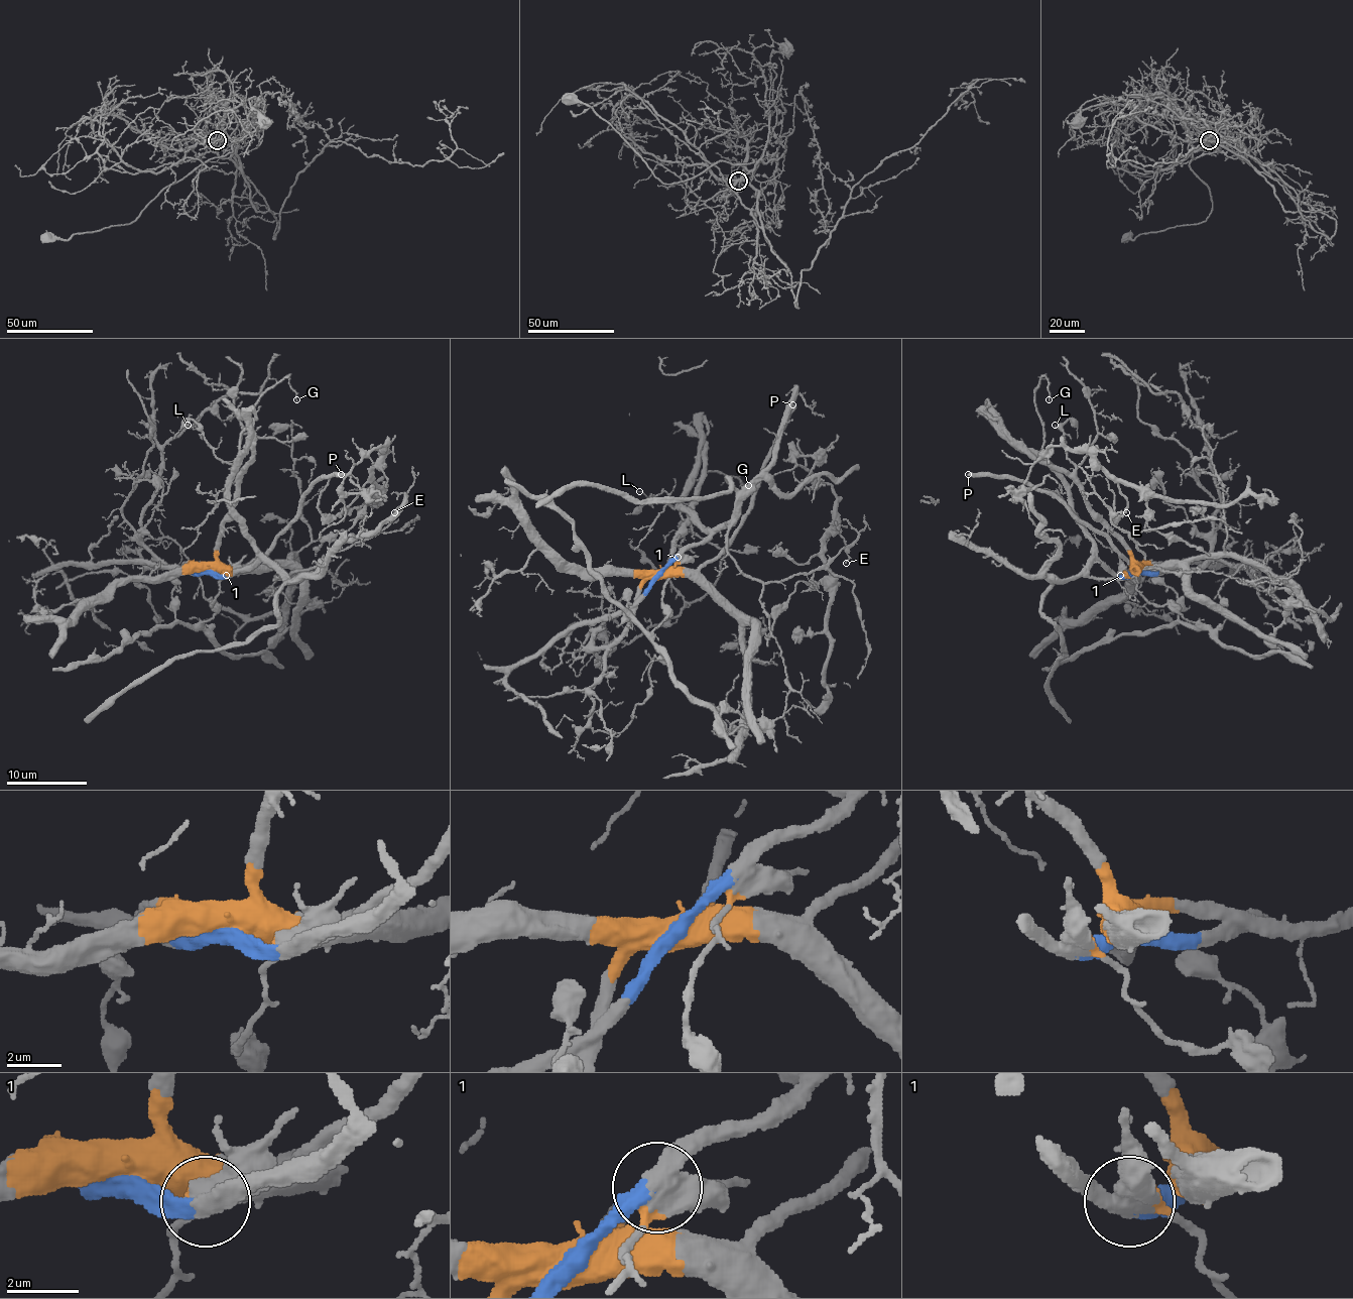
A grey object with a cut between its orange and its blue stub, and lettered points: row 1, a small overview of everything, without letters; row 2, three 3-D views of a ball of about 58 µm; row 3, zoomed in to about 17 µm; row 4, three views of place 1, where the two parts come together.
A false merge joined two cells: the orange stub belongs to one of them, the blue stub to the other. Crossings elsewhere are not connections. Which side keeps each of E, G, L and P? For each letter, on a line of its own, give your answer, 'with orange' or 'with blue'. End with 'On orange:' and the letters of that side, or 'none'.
E: with blue
G: with blue
L: with orange
P: with orange
On orange: L, P

